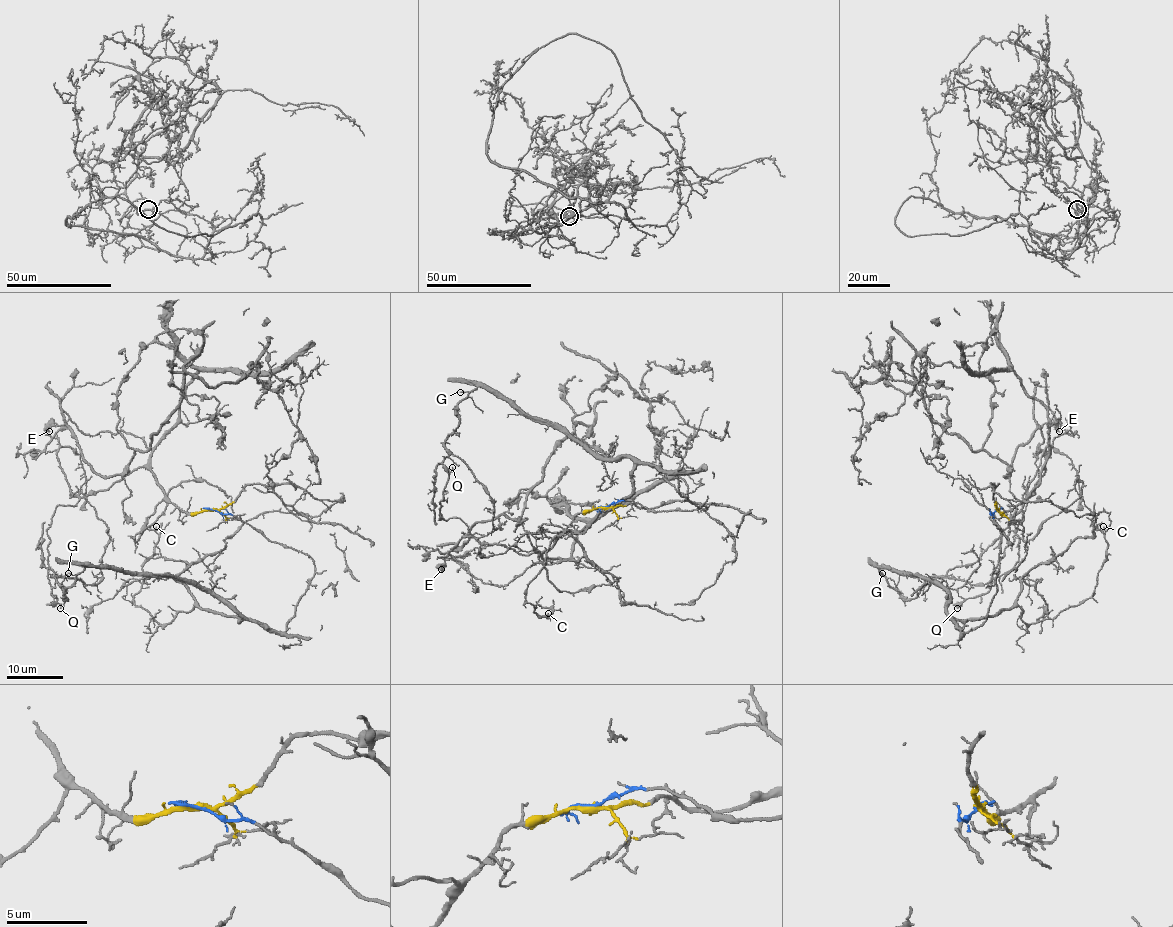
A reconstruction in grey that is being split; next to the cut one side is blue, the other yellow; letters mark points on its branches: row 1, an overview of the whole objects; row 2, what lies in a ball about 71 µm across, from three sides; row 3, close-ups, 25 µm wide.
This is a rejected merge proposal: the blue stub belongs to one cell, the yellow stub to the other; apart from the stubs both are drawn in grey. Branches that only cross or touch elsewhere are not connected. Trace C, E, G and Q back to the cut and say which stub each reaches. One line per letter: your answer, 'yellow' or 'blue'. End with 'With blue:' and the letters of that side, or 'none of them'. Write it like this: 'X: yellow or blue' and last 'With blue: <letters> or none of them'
C: blue
E: yellow
G: blue
Q: yellow
With blue: C, G

